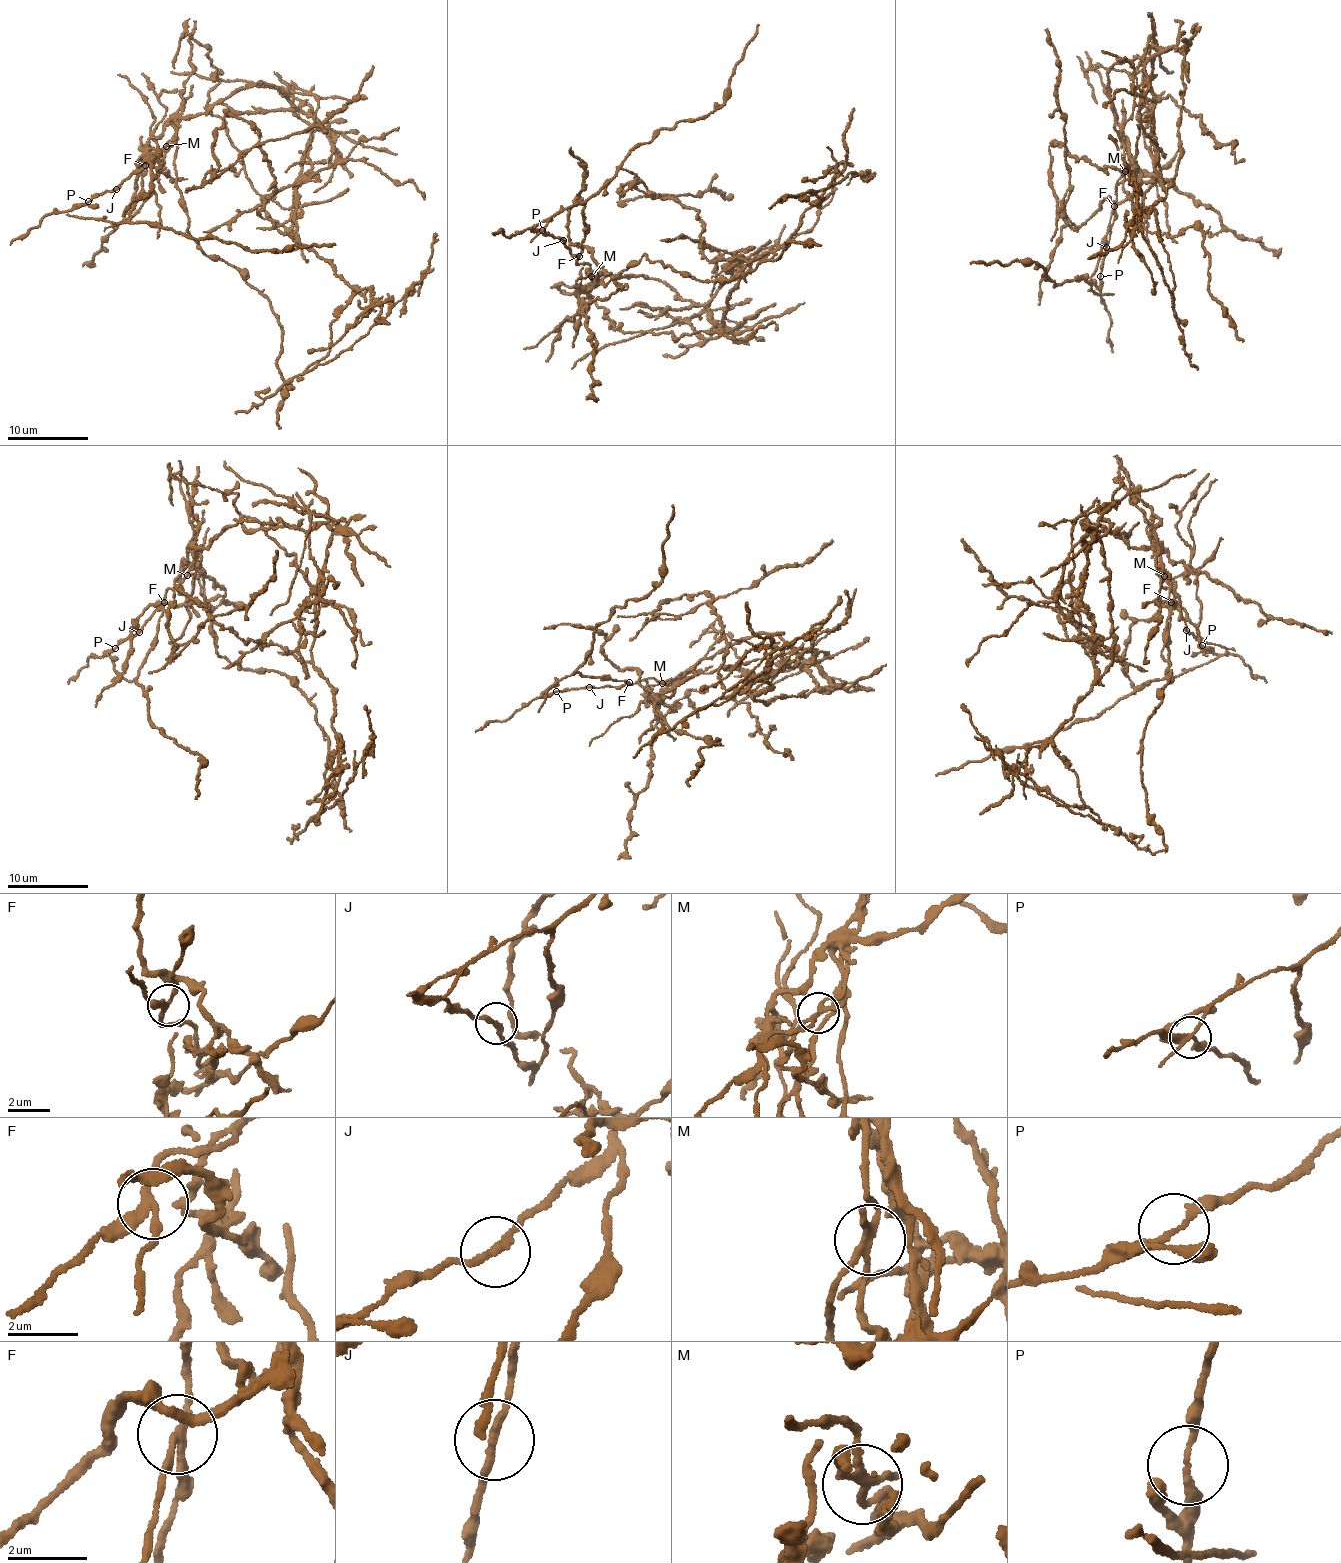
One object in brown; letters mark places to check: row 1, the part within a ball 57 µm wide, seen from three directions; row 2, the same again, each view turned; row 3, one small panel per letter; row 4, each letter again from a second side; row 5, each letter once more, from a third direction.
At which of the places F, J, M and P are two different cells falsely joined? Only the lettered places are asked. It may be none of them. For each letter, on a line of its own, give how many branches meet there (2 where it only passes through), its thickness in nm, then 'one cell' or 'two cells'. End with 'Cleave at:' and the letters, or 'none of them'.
F: 3 branches meet; 190 nm thick; two cells
J: 2 branches meet; 200 nm thick; one cell
M: 4 branches meet; 190 nm thick; two cells
P: 2 branches meet; 180 nm thick; one cell
Cleave at: F, M

